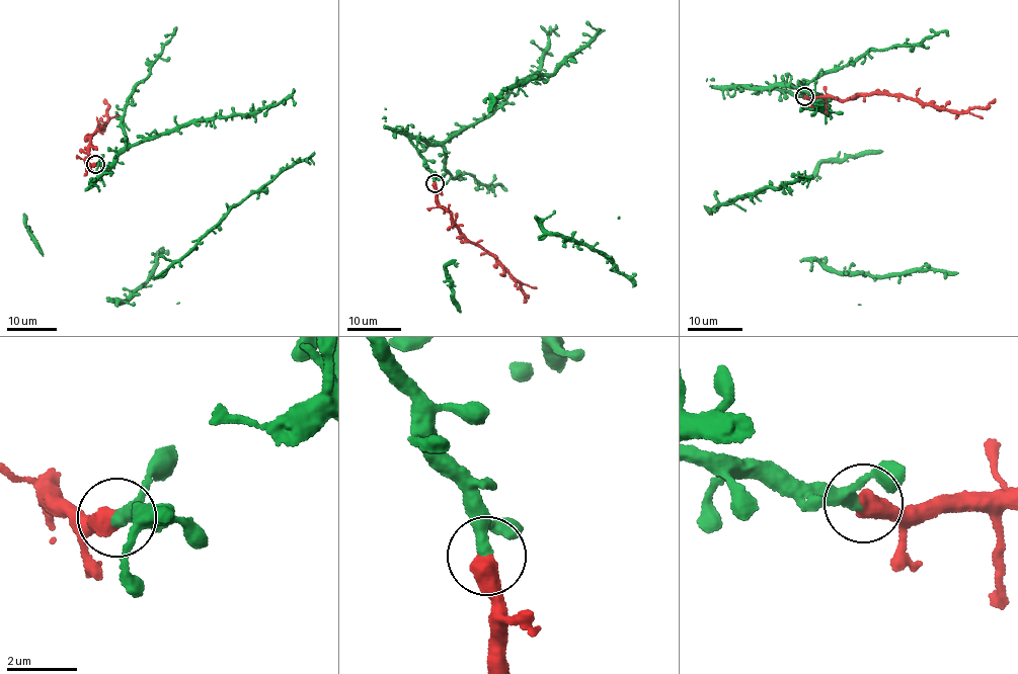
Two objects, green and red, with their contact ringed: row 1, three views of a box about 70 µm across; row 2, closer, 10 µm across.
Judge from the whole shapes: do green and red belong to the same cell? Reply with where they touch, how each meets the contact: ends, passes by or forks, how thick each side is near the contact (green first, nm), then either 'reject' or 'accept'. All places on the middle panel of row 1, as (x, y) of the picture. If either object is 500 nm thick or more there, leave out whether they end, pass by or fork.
at (435, 183); 280 nm thick on the green side, 550 nm on the other; accept

